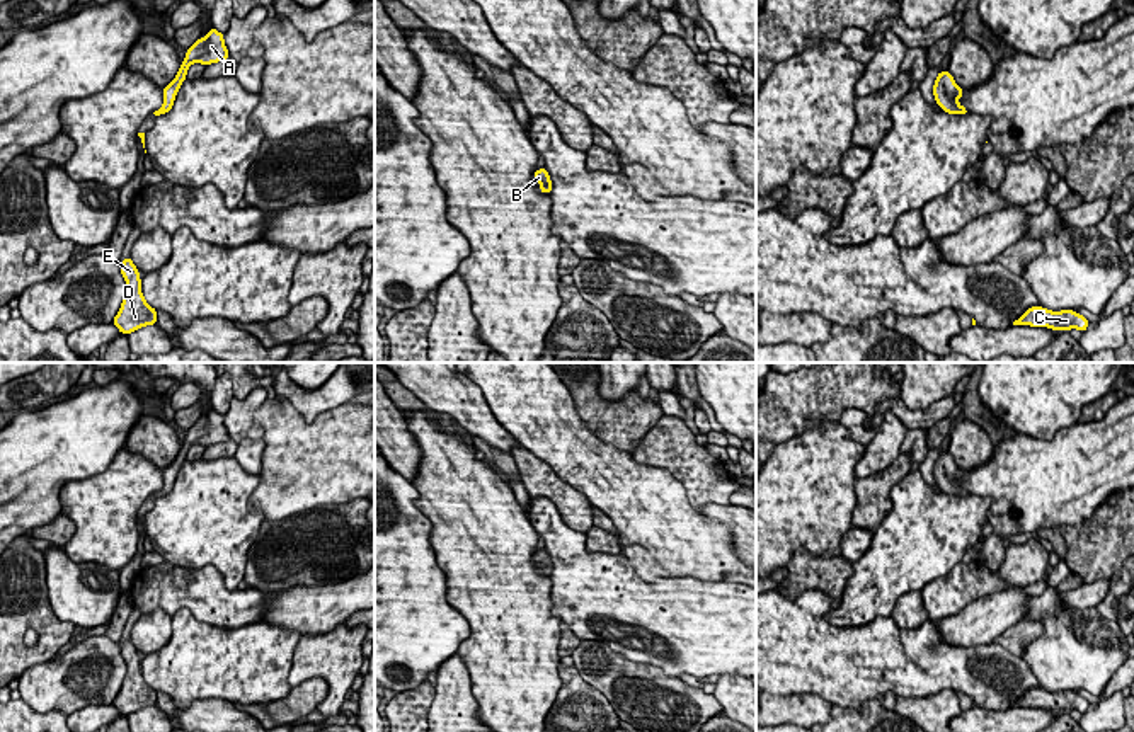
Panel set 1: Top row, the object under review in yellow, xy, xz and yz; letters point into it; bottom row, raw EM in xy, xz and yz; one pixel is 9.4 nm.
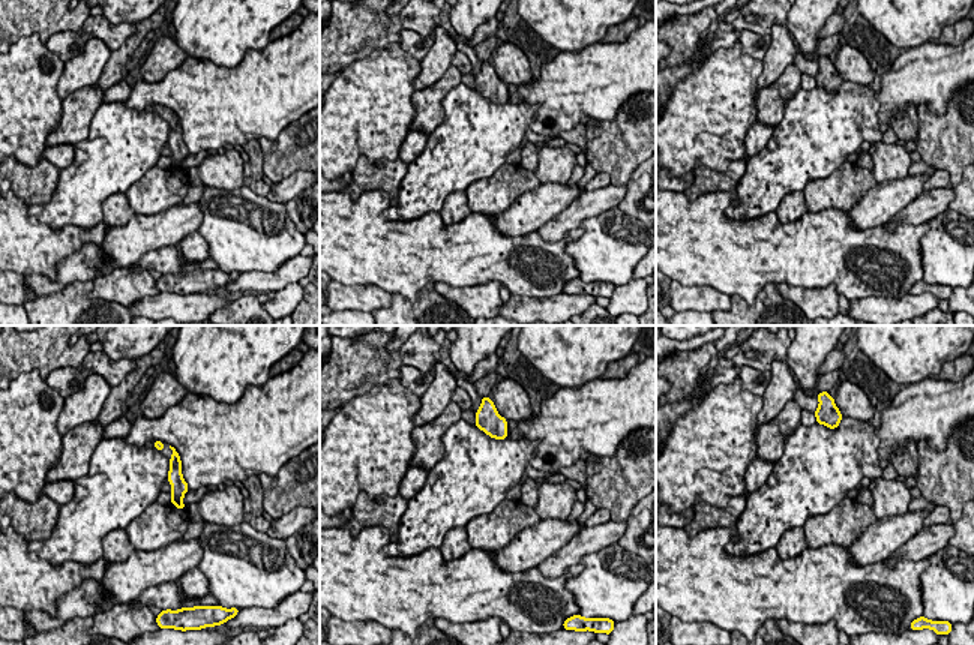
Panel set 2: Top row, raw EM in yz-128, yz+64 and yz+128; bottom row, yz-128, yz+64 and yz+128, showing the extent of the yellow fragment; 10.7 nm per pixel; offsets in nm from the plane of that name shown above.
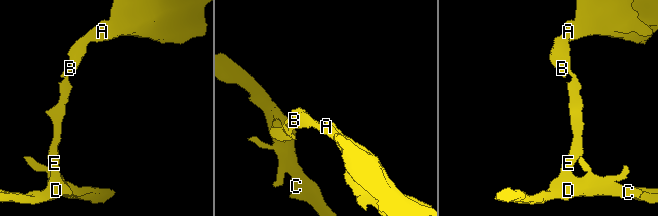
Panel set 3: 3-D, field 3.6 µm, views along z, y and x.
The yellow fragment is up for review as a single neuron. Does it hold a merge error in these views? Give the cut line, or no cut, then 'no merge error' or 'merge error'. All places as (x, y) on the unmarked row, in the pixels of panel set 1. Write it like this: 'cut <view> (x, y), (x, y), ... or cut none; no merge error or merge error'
cut none; no merge error

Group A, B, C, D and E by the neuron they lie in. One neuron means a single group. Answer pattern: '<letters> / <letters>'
A B C D E

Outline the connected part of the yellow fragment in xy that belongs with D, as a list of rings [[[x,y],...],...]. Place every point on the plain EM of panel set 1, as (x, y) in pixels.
[[[131,638],[121,643],[121,655],[128,671],[112,705],[119,710],[121,715],[128,717],[129,713],[135,713],[145,706],[157,705],[157,691],[152,689],[143,679],[140,654]]]

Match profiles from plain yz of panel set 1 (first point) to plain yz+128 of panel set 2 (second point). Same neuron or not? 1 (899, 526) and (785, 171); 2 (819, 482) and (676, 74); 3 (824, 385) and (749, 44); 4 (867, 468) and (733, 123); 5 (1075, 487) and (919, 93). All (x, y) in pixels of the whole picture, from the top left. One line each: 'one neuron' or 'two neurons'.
1: one neuron
2: two neurons
3: two neurons
4: two neurons
5: one neuron

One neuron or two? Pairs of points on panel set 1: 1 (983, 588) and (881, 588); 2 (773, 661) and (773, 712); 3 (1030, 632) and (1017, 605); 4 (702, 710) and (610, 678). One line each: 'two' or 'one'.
1: two
2: two
3: two
4: one

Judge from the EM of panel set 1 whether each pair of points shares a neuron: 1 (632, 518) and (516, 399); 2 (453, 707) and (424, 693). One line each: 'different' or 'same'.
1: same
2: different

